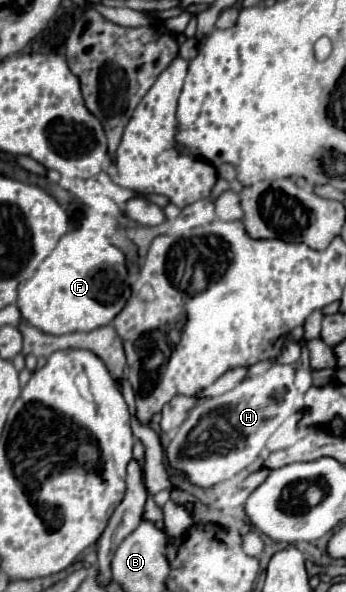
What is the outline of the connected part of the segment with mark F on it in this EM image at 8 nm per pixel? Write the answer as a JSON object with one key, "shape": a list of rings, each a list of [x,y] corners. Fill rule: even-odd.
{"shape":[[[69,231],[37,273],[19,285],[17,307],[27,323],[43,333],[63,335],[109,325],[131,297],[125,255],[109,237],[95,231]]]}

